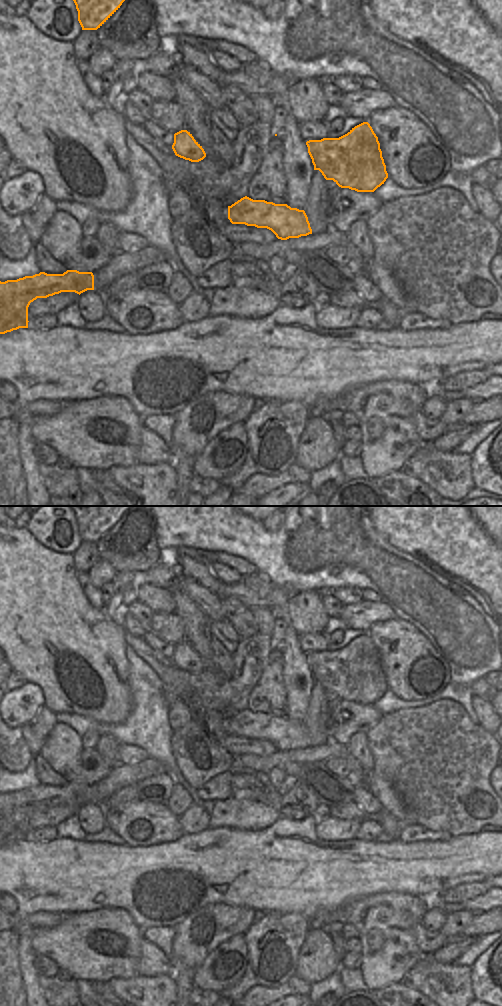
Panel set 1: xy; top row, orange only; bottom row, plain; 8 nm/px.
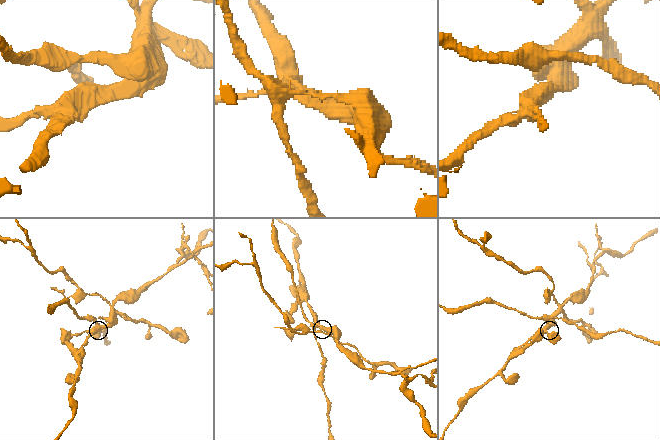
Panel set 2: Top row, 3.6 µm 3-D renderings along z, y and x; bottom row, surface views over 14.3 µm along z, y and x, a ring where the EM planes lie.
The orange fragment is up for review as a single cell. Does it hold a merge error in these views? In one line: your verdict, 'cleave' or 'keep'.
cleave

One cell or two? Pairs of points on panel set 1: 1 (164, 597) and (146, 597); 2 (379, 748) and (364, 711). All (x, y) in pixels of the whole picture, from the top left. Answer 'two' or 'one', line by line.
1: one
2: two

